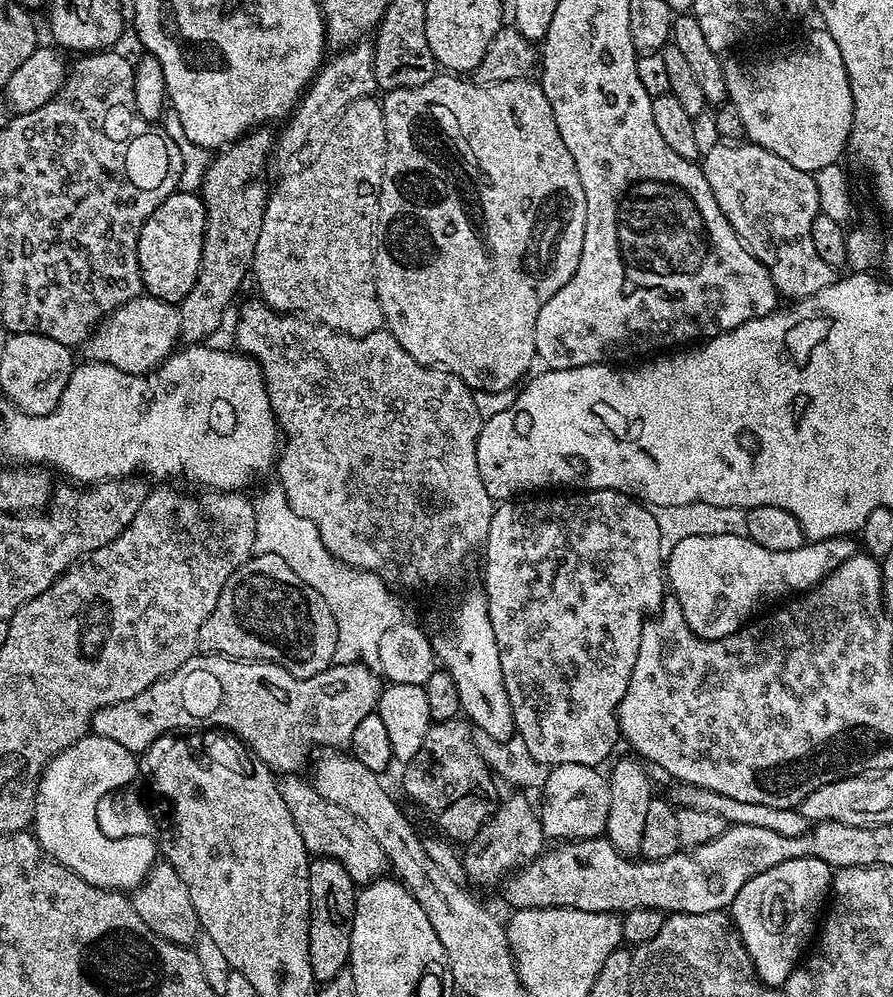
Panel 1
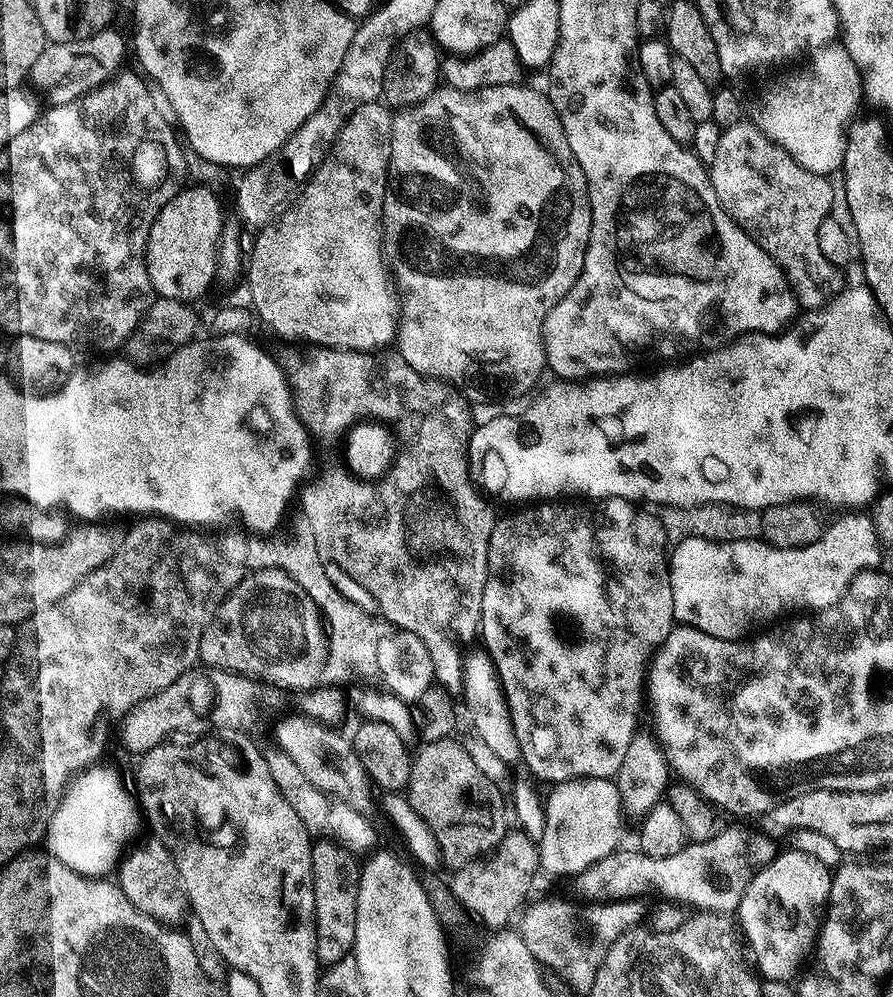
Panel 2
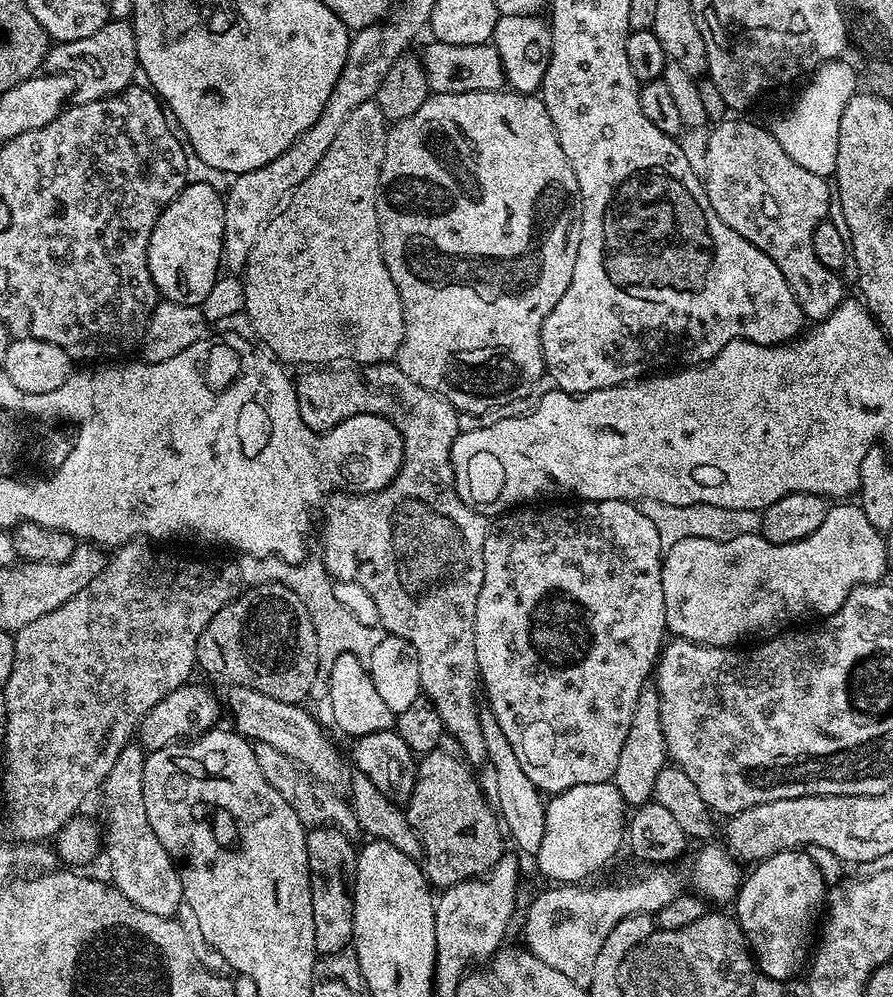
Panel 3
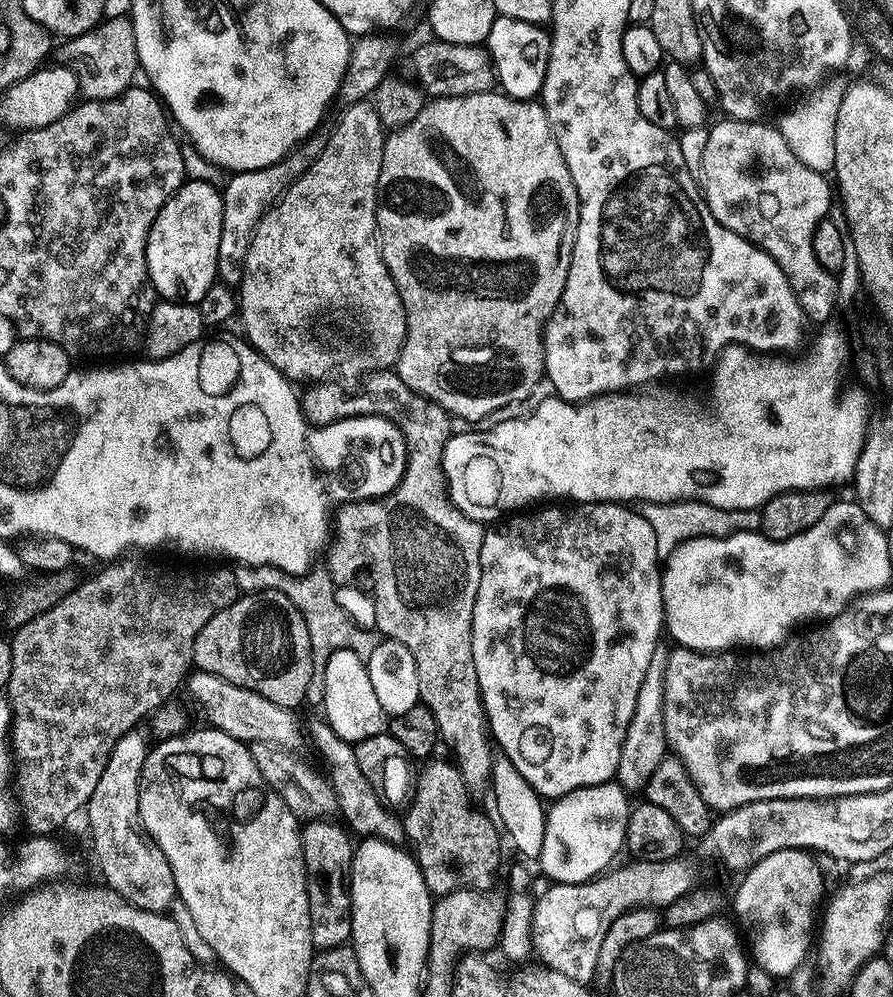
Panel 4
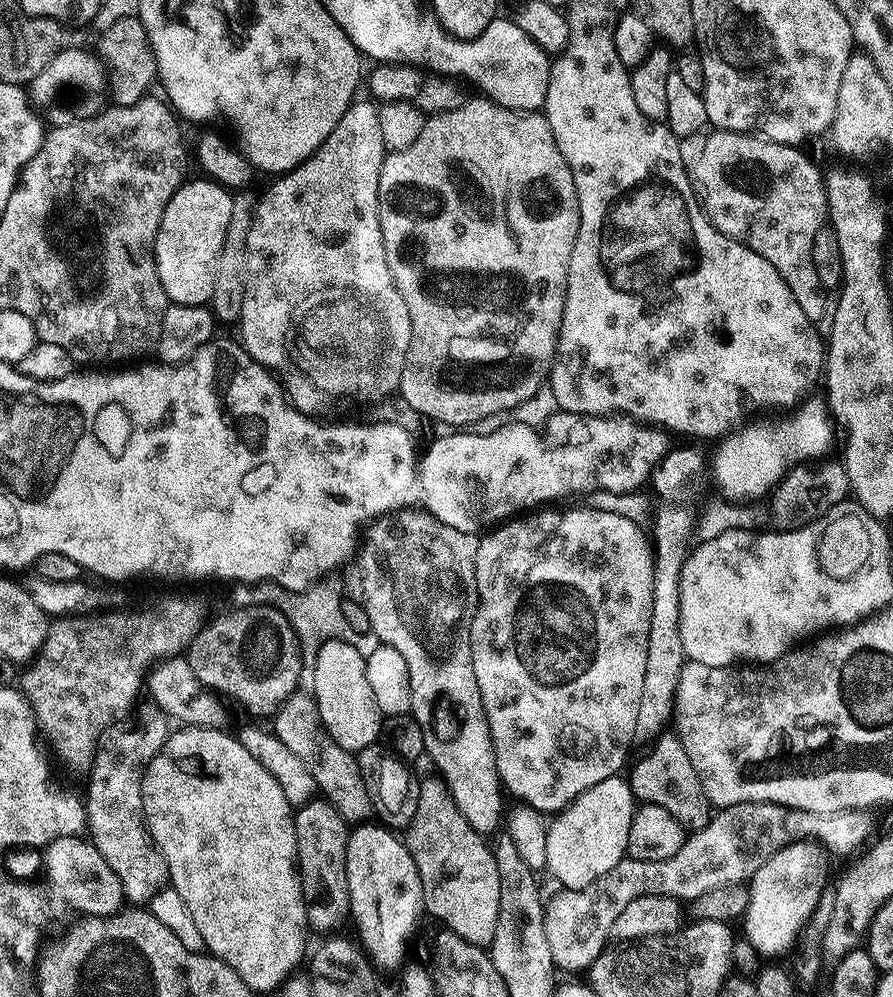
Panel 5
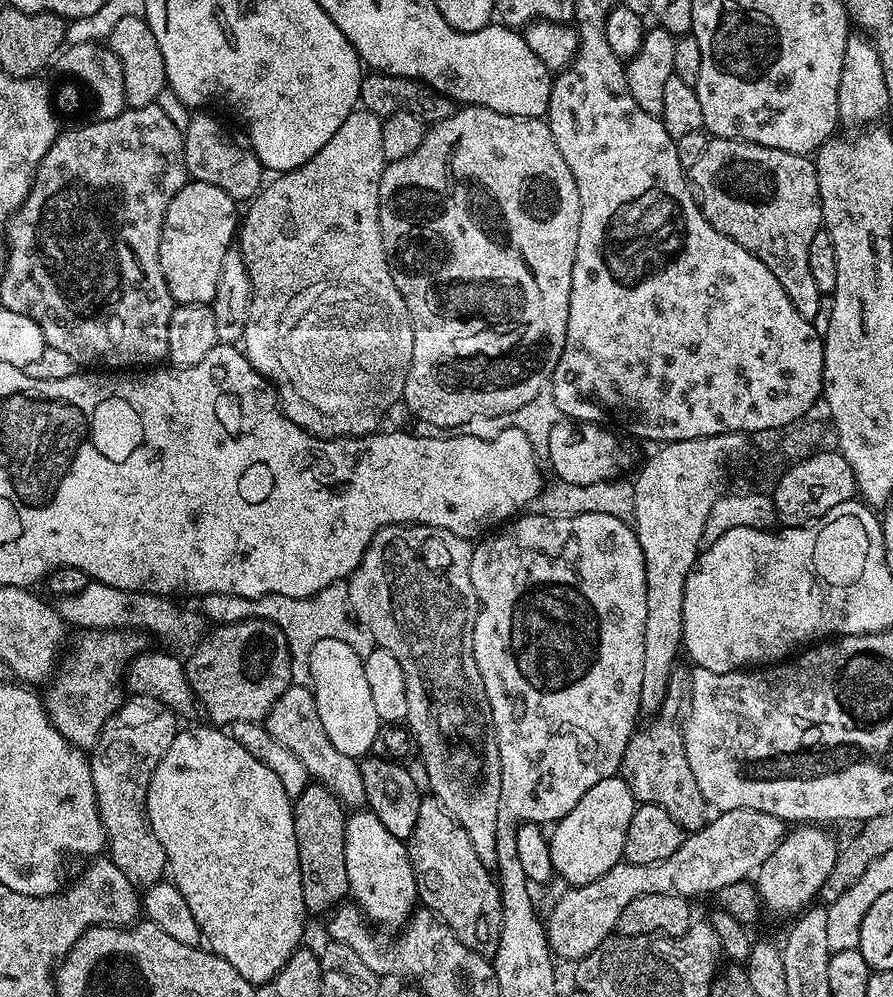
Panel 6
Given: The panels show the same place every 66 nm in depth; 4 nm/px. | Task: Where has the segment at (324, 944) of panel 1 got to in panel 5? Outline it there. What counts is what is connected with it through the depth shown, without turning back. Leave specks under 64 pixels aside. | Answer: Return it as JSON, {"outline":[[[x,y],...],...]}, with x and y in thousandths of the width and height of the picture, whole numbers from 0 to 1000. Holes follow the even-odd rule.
{"outline":[[[351,800],[343,806],[337,806],[330,811],[329,821],[331,824],[331,861],[334,864],[334,874],[336,877],[336,892],[340,894],[340,902],[345,912],[345,930],[351,936],[367,935],[363,937],[372,937],[376,930],[380,929],[384,923],[389,924],[392,919],[392,912],[390,910],[390,882],[387,881],[387,853],[390,852],[390,837],[392,834],[391,827],[382,820],[378,812],[374,807],[370,806],[363,800]]]}

